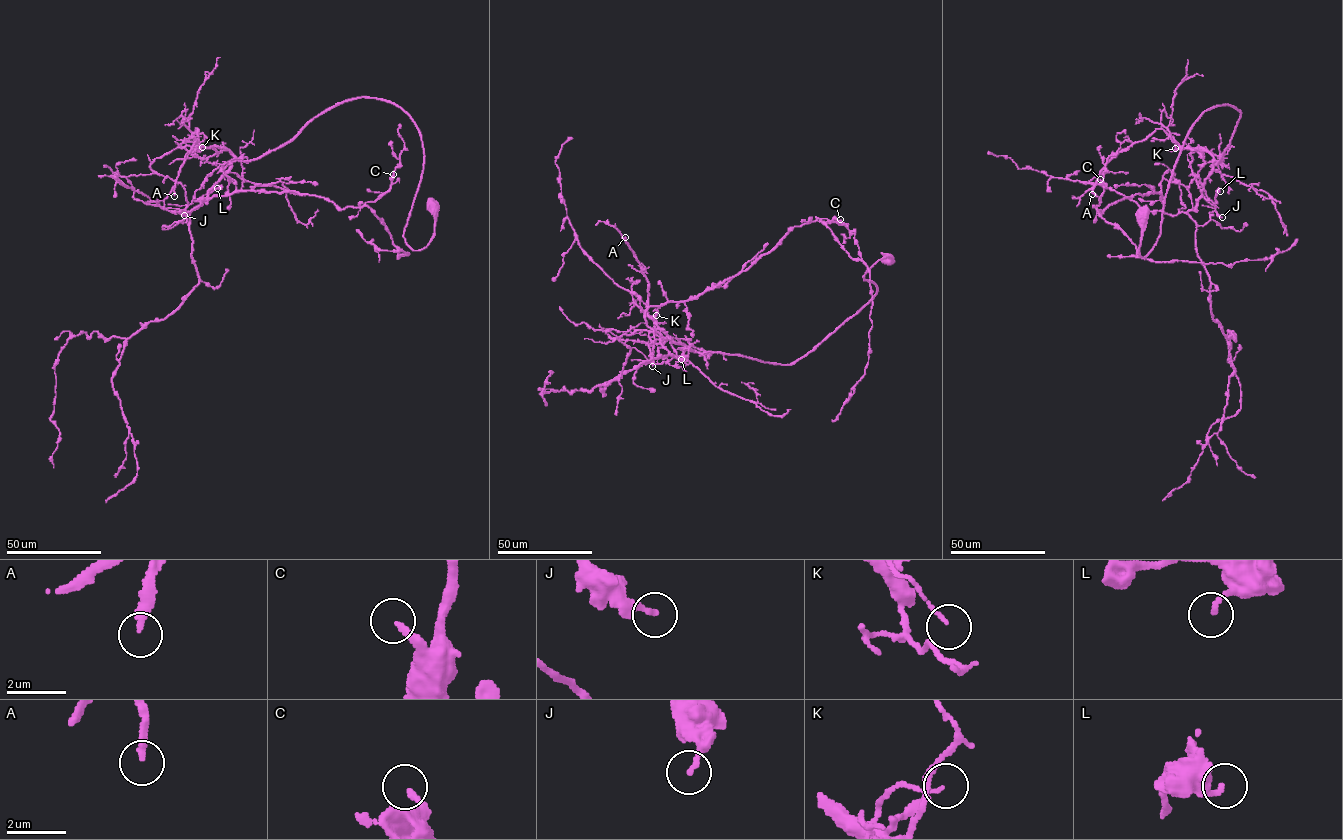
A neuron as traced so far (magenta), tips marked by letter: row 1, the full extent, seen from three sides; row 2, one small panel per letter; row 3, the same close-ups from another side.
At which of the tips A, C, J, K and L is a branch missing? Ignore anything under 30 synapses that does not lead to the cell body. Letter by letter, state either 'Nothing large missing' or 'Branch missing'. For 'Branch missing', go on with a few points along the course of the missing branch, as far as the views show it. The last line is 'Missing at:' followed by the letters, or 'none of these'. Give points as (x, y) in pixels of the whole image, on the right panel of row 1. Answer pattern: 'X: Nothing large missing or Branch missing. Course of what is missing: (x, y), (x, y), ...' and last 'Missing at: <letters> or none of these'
A: Branch missing. Course of what is missing: (1092, 194), (1085, 210), (1057, 248), (1056, 257), (1070, 276), (1063, 285)
C: Branch missing. Course of what is missing: (1100, 179), (1092, 167), (1099, 195), (1095, 198)
J: Nothing large missing
K: Nothing large missing
L: Nothing large missing
Missing at: A, C

